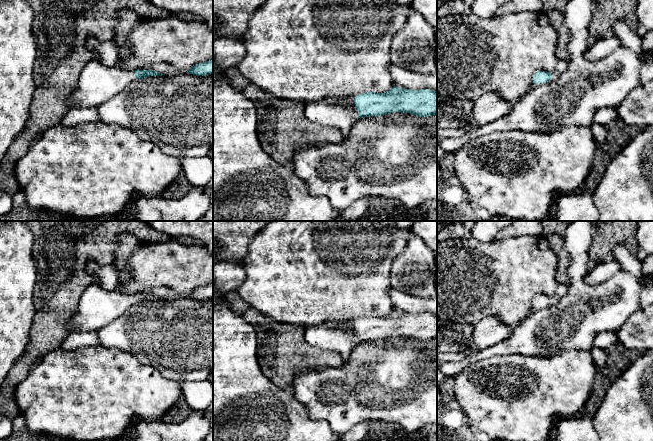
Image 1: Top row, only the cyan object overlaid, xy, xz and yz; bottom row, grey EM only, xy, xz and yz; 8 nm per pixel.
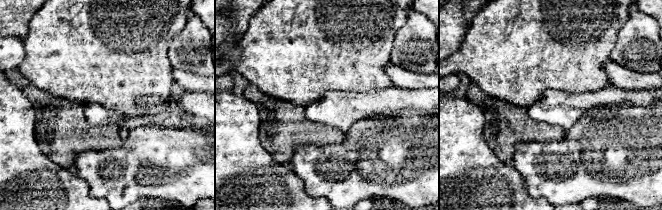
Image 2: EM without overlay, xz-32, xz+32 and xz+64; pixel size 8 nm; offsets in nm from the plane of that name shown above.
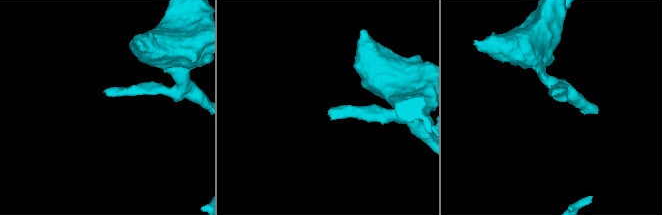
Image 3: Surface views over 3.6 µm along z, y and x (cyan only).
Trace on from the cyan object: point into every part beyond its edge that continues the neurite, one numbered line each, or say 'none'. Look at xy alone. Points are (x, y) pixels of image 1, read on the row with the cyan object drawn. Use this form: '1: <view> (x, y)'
1: xy (98, 83)

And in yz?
1: yz (555, 75)

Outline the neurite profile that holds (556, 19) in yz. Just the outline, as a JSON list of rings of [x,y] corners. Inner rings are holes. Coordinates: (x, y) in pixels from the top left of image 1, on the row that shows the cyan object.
[[[558,11],[546,12],[548,20],[553,28],[558,33],[558,43],[555,50],[555,54],[558,60],[570,60],[570,53],[568,51],[568,43],[571,38],[570,31],[565,25],[563,14]]]

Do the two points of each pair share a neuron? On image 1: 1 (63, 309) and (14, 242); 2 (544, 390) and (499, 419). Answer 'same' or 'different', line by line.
1: different
2: same

